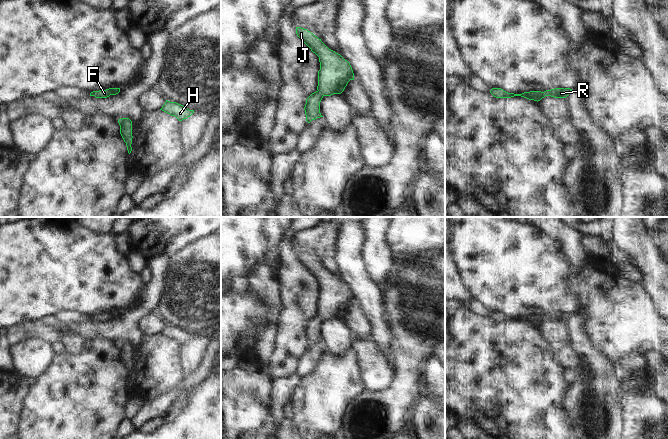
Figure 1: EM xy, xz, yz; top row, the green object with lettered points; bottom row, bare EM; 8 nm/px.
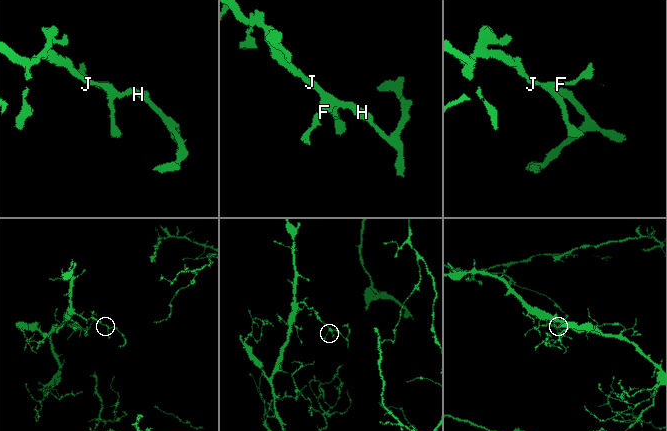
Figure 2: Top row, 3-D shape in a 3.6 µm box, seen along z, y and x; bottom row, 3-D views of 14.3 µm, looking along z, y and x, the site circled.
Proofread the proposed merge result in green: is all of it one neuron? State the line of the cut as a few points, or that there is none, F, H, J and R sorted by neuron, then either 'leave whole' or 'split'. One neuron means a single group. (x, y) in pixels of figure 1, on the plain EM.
no cut; F H J R; leave whole

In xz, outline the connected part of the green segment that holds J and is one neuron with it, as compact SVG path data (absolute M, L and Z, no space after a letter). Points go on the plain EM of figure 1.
M296 251L297 260L319 281L317 315L307 323L304 331L306 345L323 341L320 337L320 326L324 320L341 318L354 297L350 287L340 278L329 273L317 260L307 253Z

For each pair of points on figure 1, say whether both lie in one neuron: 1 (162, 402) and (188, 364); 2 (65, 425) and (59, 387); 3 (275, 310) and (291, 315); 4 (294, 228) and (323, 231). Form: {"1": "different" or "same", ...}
{"1": "different", "2": "same", "3": "different", "4": "different"}

